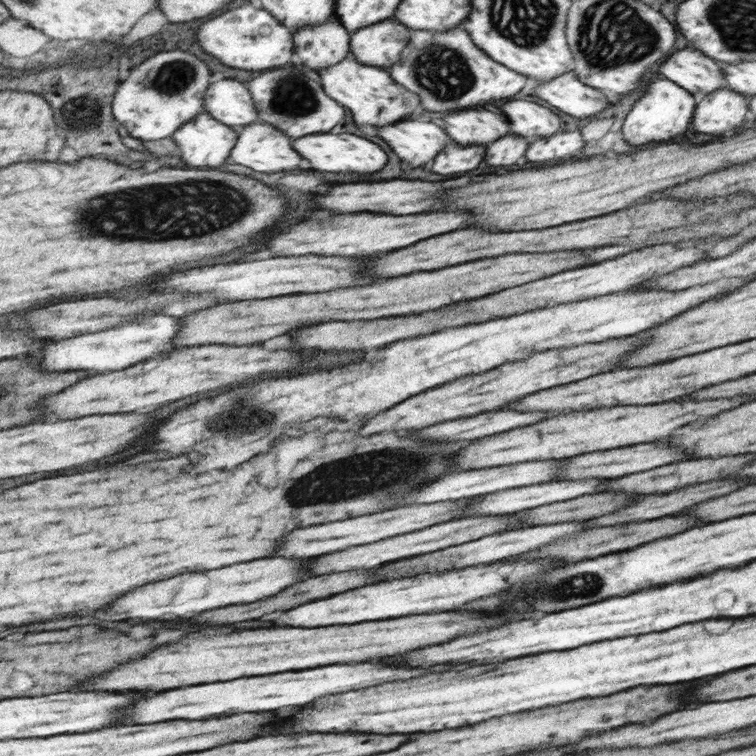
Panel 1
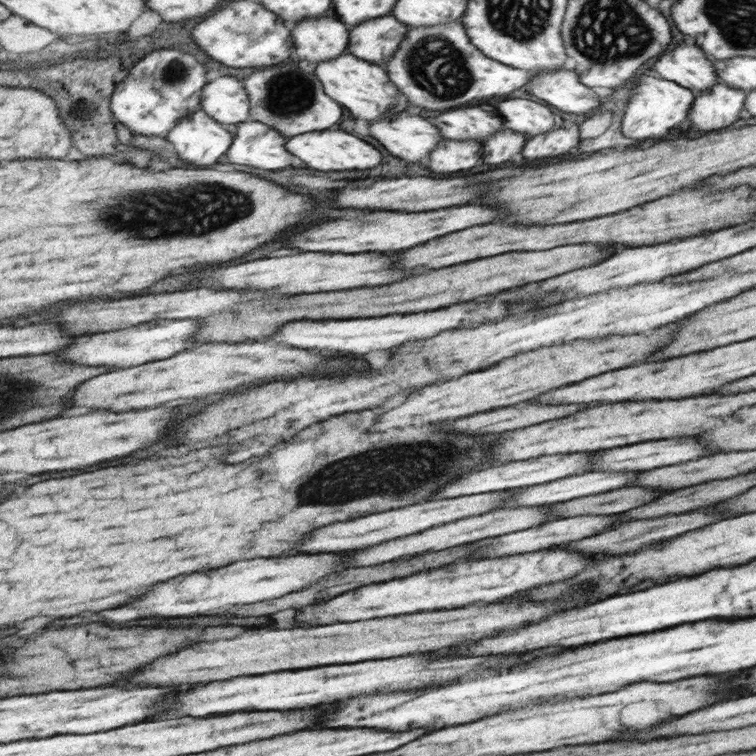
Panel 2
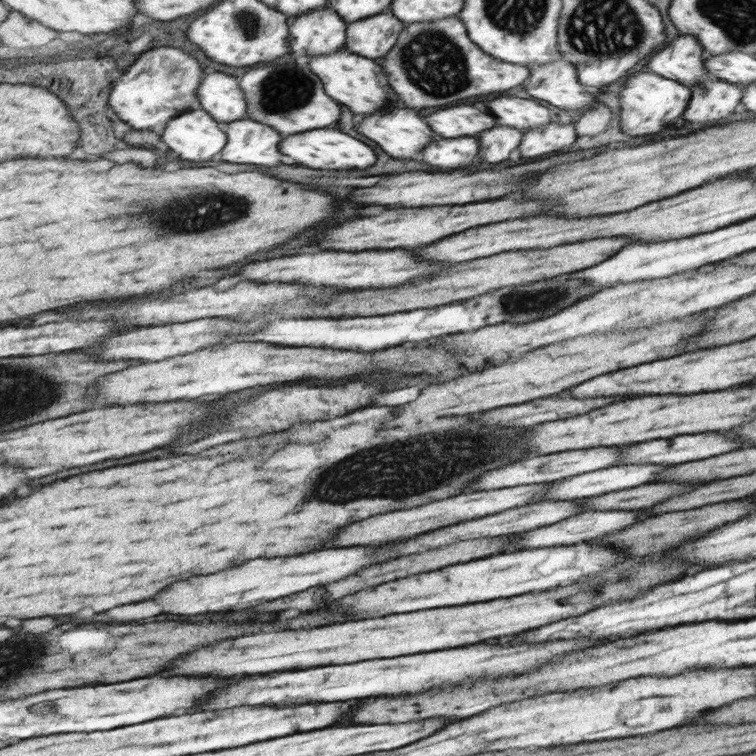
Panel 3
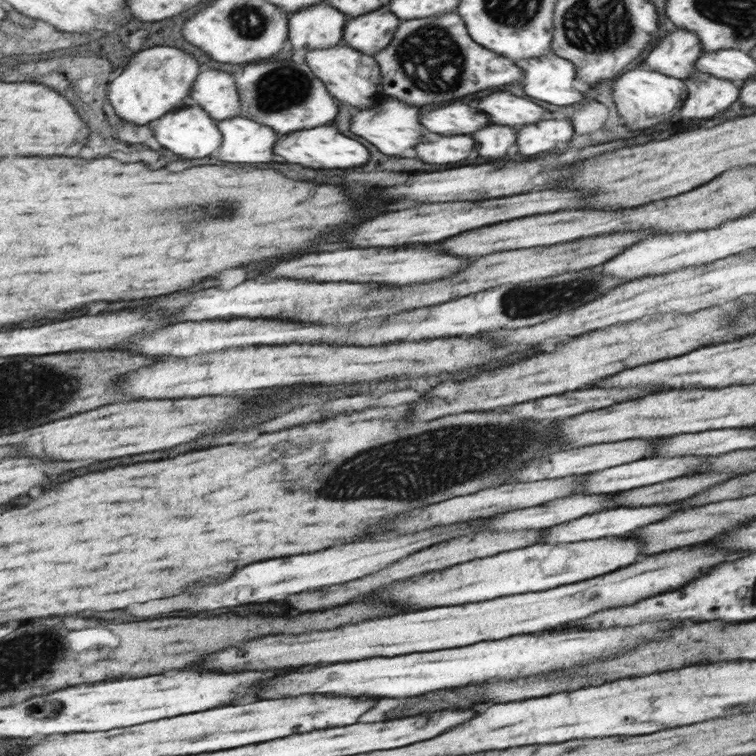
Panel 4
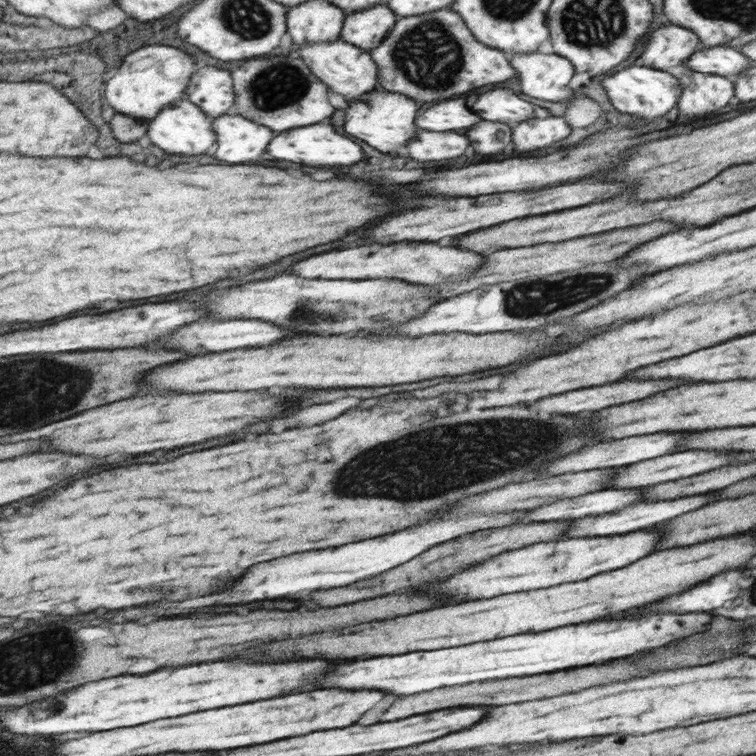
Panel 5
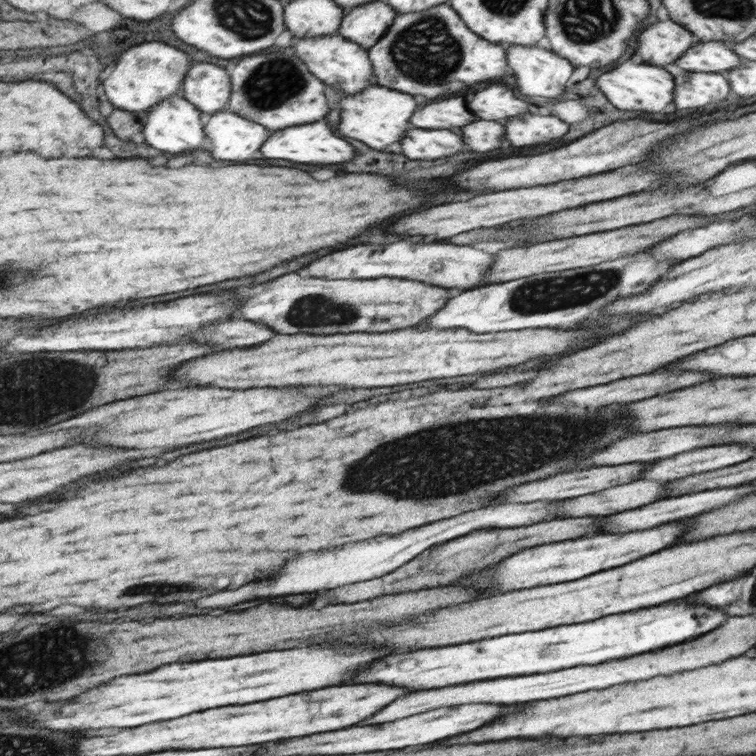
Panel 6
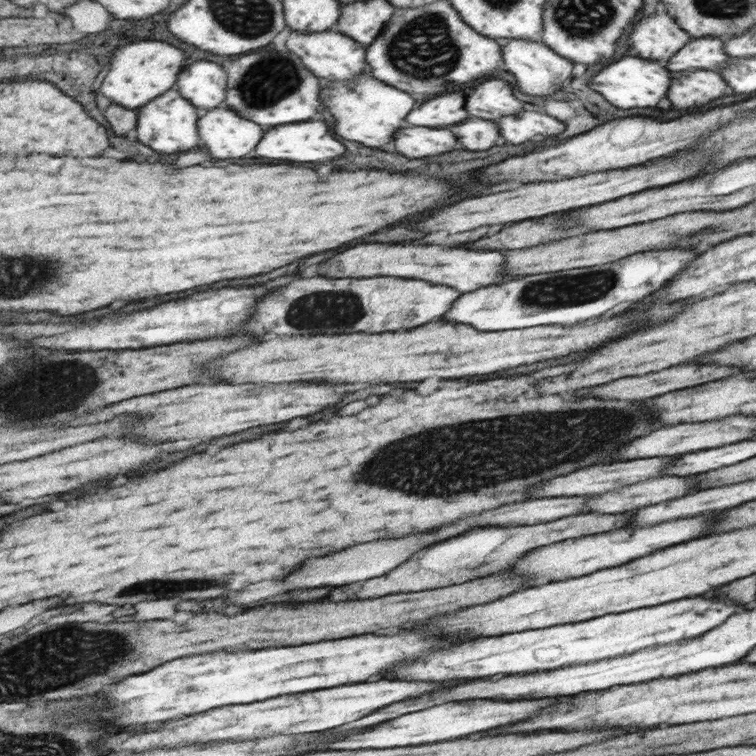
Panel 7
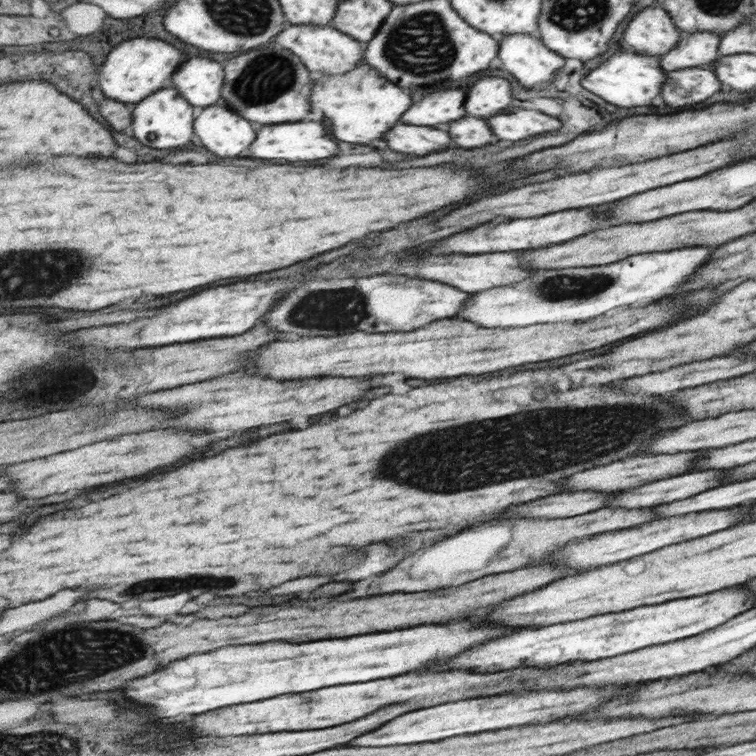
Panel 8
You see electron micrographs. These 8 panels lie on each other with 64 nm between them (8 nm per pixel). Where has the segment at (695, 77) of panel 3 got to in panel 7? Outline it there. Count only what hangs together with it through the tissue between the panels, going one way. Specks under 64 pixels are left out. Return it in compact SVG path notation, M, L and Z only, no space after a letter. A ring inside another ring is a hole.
M652 12L639 20L630 32L630 44L638 56L666 63L692 39L668 13Z

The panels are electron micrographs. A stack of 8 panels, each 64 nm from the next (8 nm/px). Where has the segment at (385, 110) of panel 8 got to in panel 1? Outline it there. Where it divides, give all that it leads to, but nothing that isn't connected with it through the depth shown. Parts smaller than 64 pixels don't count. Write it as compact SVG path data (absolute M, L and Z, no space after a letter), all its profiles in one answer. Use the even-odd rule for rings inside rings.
M399 120L394 126L380 128L378 136L388 142L400 160L410 162L414 168L436 158L450 140L440 126L418 120Z

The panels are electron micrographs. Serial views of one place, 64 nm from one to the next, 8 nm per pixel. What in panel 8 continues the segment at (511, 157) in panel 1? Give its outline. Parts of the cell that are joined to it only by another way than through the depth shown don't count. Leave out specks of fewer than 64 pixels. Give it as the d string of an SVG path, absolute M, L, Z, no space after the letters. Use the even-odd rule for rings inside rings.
M472 116L450 122L448 132L450 132L450 136L454 136L456 146L462 146L462 148L468 148L468 150L486 146L494 136L486 120L472 118Z

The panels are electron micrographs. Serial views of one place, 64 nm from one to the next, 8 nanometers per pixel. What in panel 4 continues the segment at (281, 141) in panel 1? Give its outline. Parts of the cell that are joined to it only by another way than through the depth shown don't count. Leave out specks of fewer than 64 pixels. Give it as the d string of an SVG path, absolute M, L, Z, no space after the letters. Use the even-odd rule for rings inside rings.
M242 116L222 120L220 125L226 140L217 154L222 160L236 164L268 164L276 160L274 148L280 136L271 126Z

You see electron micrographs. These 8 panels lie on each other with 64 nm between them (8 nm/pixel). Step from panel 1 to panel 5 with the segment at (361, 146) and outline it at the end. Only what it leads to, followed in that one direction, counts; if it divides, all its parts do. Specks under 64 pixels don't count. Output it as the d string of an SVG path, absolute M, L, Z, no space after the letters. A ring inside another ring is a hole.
M312 124L294 132L280 134L274 140L270 154L280 160L290 160L306 166L350 166L362 160L362 148L356 146L356 142L352 142L350 138L336 134L336 130L326 124Z

